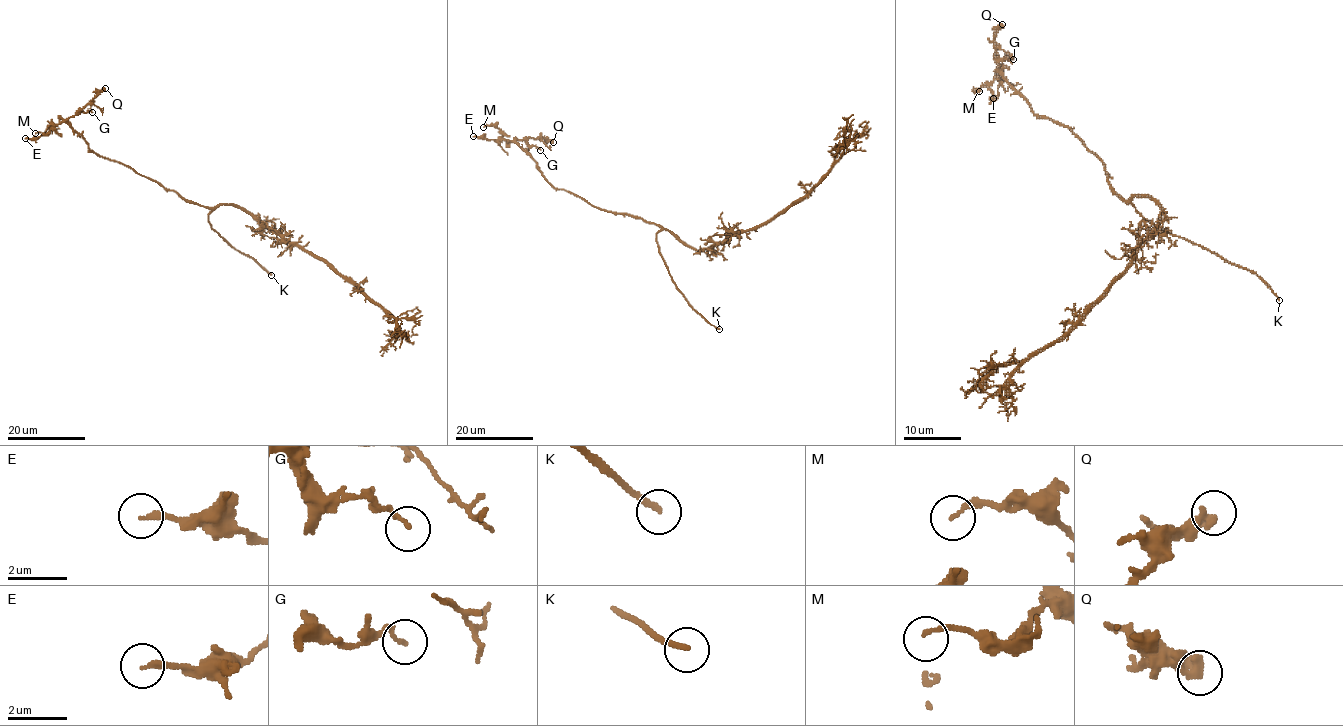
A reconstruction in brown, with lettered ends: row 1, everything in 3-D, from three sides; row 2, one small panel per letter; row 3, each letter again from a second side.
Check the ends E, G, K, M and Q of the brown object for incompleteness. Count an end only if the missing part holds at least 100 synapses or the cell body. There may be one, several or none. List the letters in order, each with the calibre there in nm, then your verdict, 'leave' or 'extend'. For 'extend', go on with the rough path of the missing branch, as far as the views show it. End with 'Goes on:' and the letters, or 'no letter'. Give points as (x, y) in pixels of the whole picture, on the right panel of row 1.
E: calibre 190 nm; leave
G: calibre 150 nm; leave
K: calibre 190 nm; extend; course (1279, 300), (1277, 328), (1250, 358), (1247, 355)
M: calibre 120 nm; leave
Q: calibre 440 nm; leave
Goes on: K

